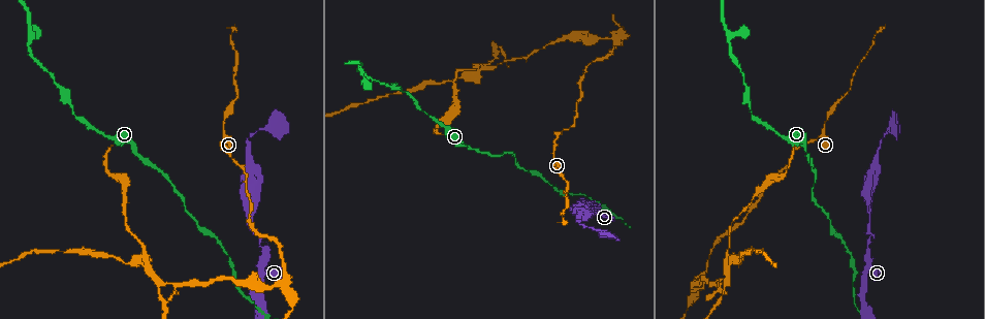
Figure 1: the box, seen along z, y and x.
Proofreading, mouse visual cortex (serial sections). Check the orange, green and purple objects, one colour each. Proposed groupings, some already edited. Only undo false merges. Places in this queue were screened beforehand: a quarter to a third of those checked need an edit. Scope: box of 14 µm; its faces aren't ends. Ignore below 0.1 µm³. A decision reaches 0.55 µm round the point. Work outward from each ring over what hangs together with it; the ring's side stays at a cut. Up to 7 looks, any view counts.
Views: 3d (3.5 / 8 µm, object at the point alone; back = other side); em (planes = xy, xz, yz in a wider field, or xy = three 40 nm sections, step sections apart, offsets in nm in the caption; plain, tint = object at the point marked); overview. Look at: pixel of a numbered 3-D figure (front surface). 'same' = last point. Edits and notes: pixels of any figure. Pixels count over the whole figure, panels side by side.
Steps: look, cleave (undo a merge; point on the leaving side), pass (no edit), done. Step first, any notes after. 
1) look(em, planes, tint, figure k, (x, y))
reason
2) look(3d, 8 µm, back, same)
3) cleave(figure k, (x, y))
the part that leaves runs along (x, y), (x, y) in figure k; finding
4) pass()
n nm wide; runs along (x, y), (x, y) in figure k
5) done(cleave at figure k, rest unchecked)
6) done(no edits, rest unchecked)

look(3d, 3.5 µm, figure 1, (253, 214))
two arms in line, one across

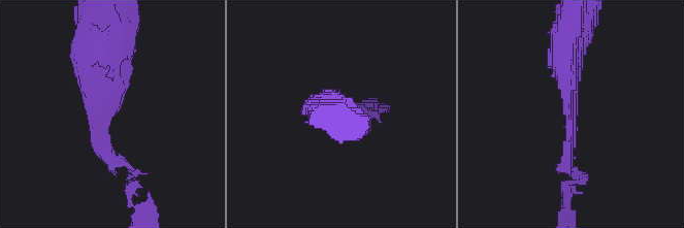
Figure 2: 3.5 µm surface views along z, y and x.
look(em, planes, tint, figure 2, (100, 118))
3 arms; arms of 200, 300, 300 nm; need the tissue

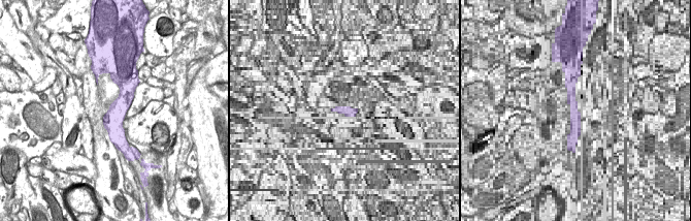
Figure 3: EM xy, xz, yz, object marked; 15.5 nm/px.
pass()
320 nm wide; runs along (117, 79), (124, 86), (117, 112), (121, 144) in figure 3; all the same cell

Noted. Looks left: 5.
look(3d, 8 µm, figure 1, (553, 165))
narrows sharply

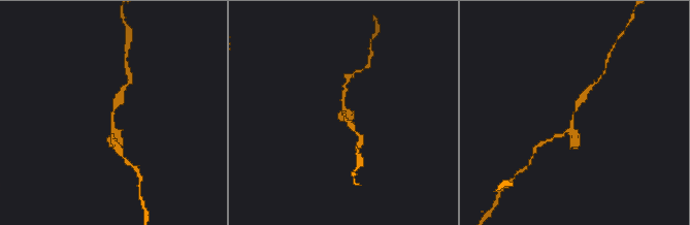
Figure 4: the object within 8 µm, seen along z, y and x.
look(3d, 3.5 µm, back, figure 4, (113, 111))

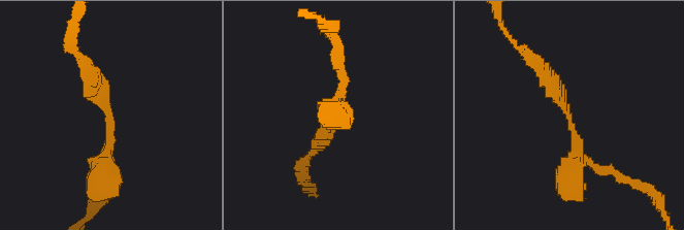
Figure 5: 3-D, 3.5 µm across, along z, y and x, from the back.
look(em, xy, step 2, tint, figure 5, (569, 114))
arms of 250, 350 nm

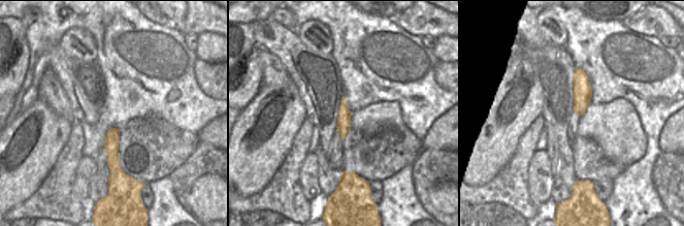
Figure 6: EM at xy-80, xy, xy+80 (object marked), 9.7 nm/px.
pass()
runs along (112, 130), (112, 158), (117, 169) in figure 6; one cell here

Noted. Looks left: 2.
look(3d, 3.5 µm, figure 1, (613, 36))
side arm on a straight run

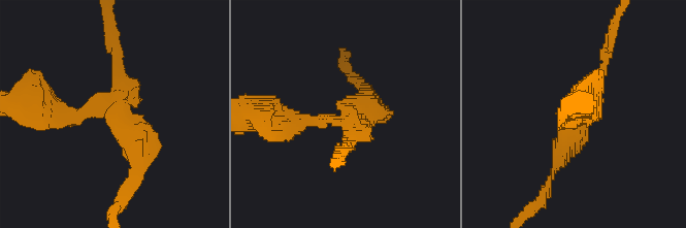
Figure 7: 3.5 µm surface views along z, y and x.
look(em, xy, step 1, tint, figure 7, (118, 103))
3 arms; arms of 150, 200, 350 nm; shape alone is not enough

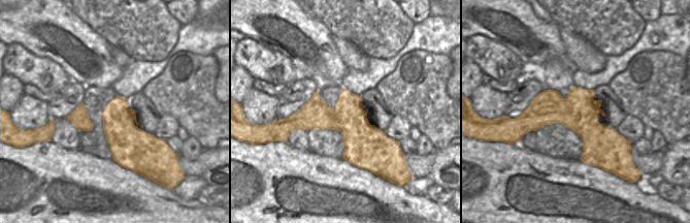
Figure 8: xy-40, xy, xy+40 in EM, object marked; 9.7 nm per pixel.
cleave(figure 7, (299, 121))
the part that leaves runs along (338, 120), (278, 128), (259, 118) in figure 7; a second cell is stuck on

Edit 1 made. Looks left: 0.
done(cleave at figure 7, rest unchecked)

